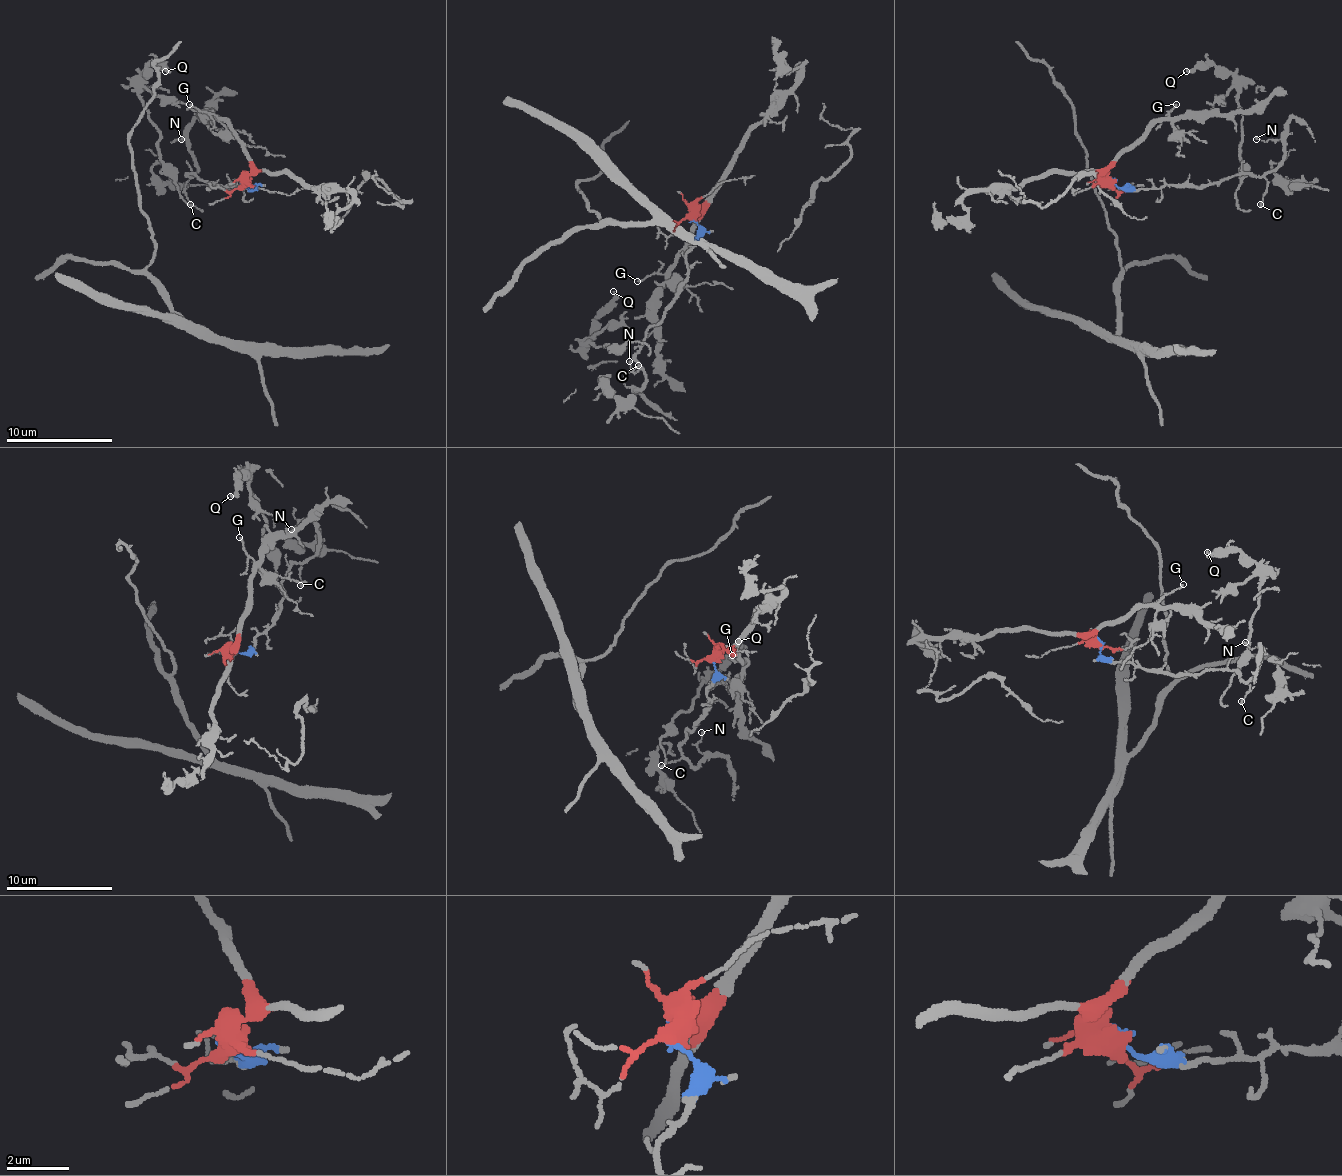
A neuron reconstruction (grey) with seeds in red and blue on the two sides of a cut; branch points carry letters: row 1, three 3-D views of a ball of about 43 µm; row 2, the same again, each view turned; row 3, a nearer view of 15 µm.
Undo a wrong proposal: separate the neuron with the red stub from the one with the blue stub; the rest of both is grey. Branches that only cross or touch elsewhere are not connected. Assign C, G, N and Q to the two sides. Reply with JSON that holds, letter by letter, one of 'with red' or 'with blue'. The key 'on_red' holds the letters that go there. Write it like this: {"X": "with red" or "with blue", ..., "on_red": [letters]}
{"C": "with blue", "G": "with red", "N": "with blue", "Q": "with red", "on_red": ["G", "Q"]}

